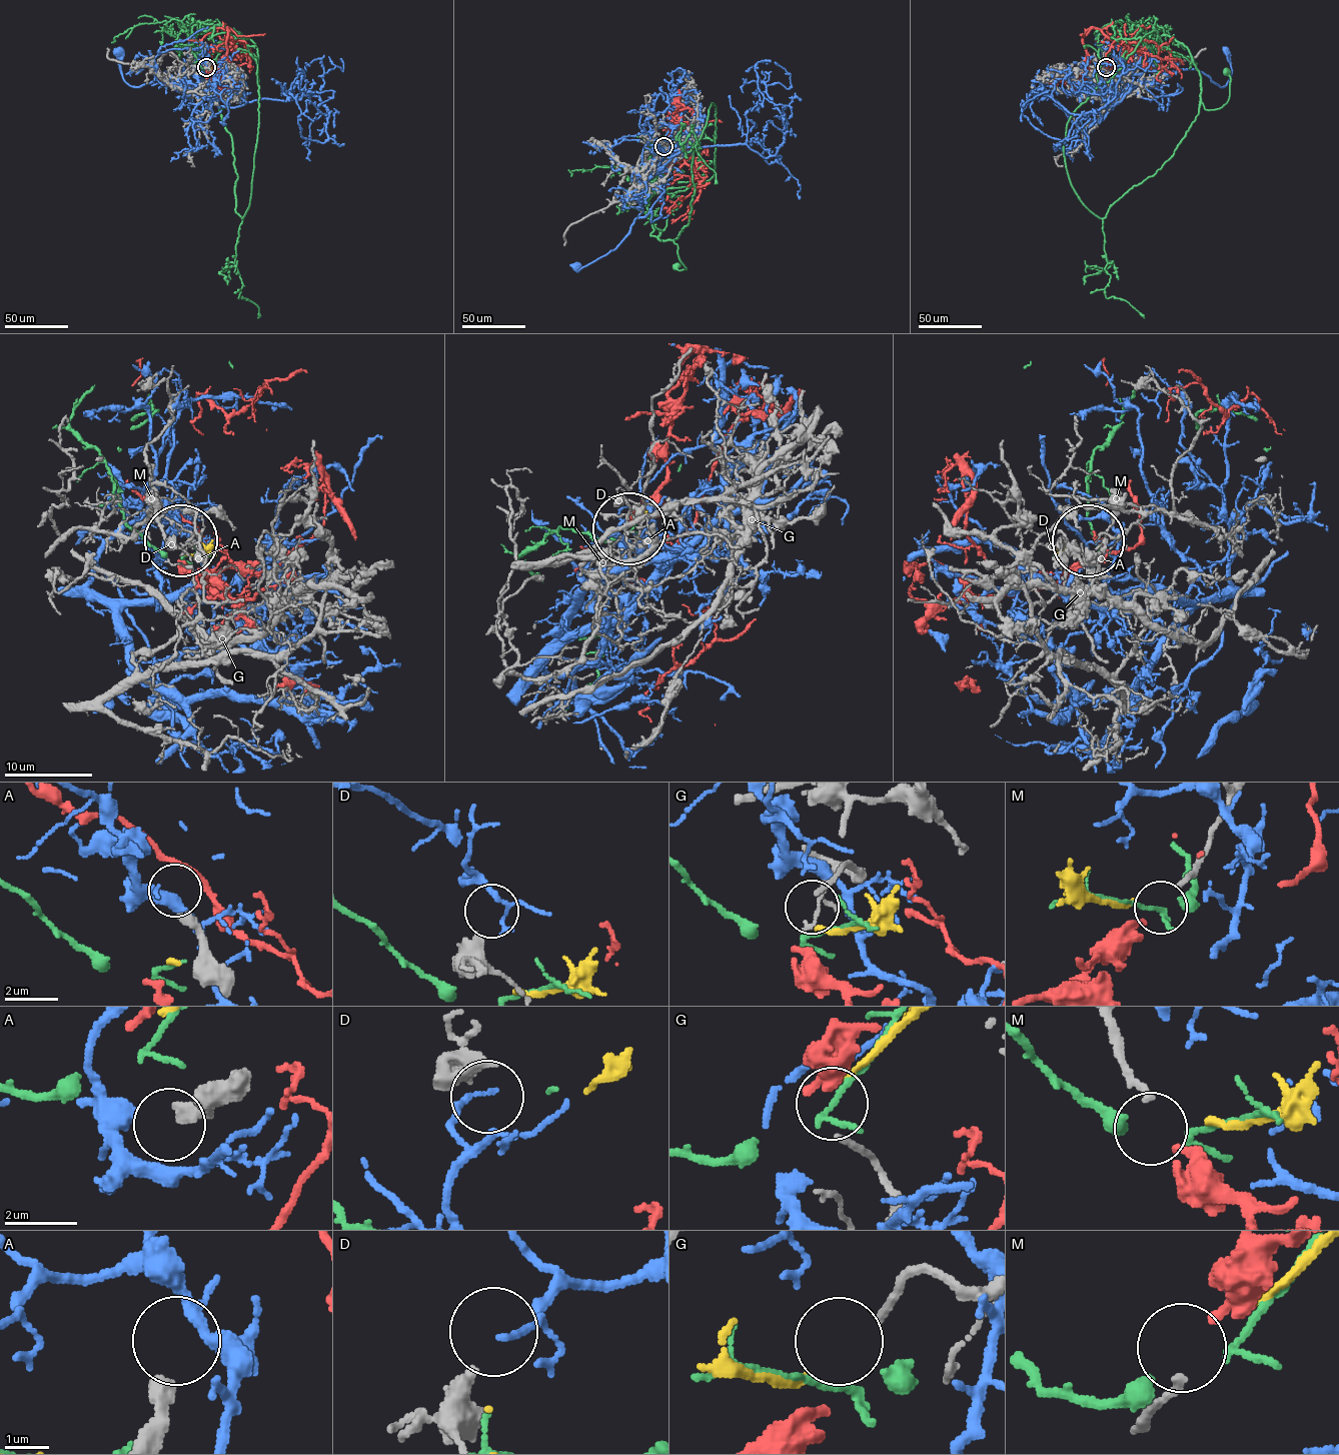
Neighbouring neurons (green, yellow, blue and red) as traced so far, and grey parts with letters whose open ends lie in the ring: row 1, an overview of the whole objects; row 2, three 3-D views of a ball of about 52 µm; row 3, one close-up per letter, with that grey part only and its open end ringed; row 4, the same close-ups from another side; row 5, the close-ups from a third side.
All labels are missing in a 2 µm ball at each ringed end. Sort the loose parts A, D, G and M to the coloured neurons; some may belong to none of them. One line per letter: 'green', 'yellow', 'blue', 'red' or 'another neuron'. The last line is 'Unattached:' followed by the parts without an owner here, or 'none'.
A: another neuron
D: blue
G: yellow
M: red
Unattached: A

